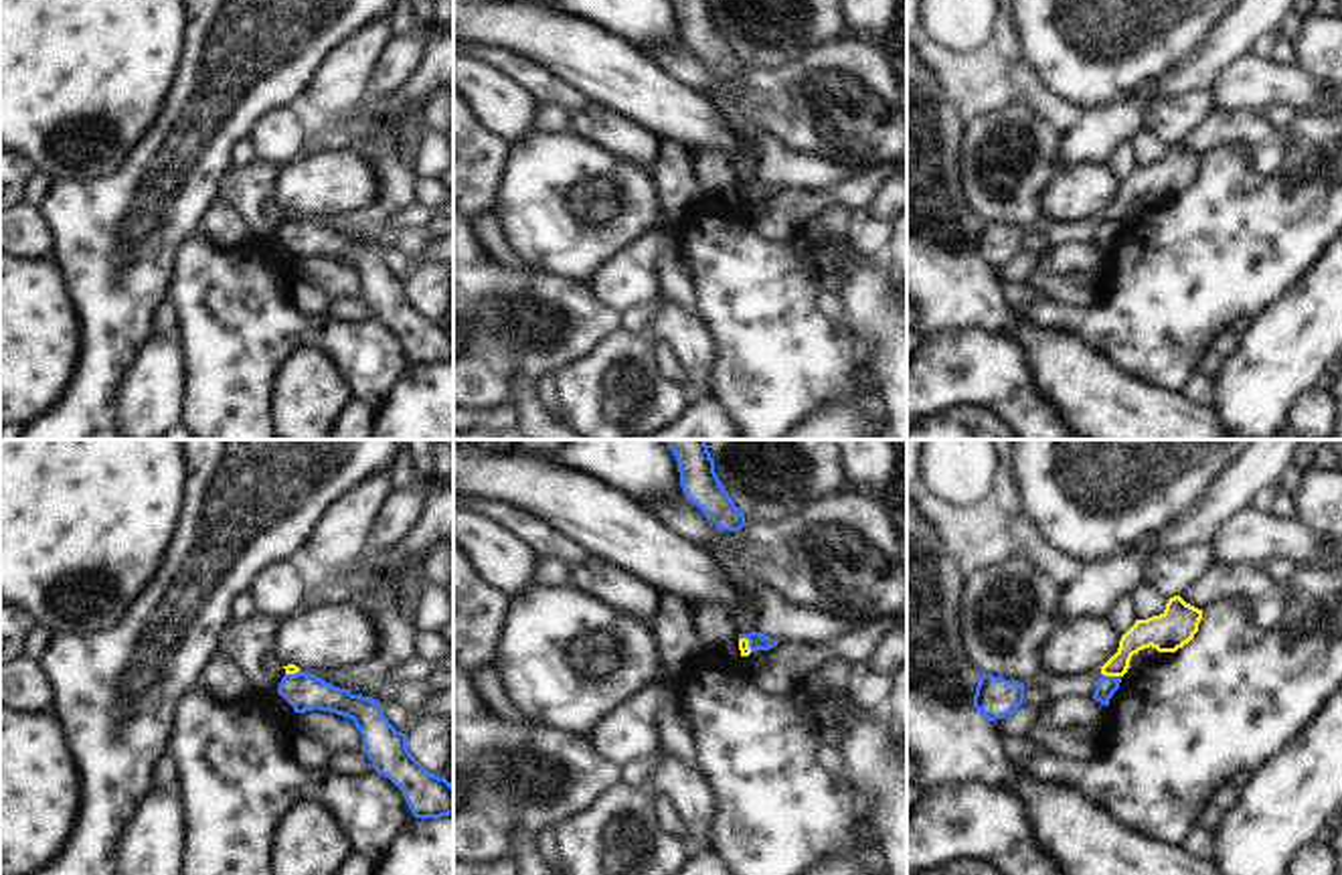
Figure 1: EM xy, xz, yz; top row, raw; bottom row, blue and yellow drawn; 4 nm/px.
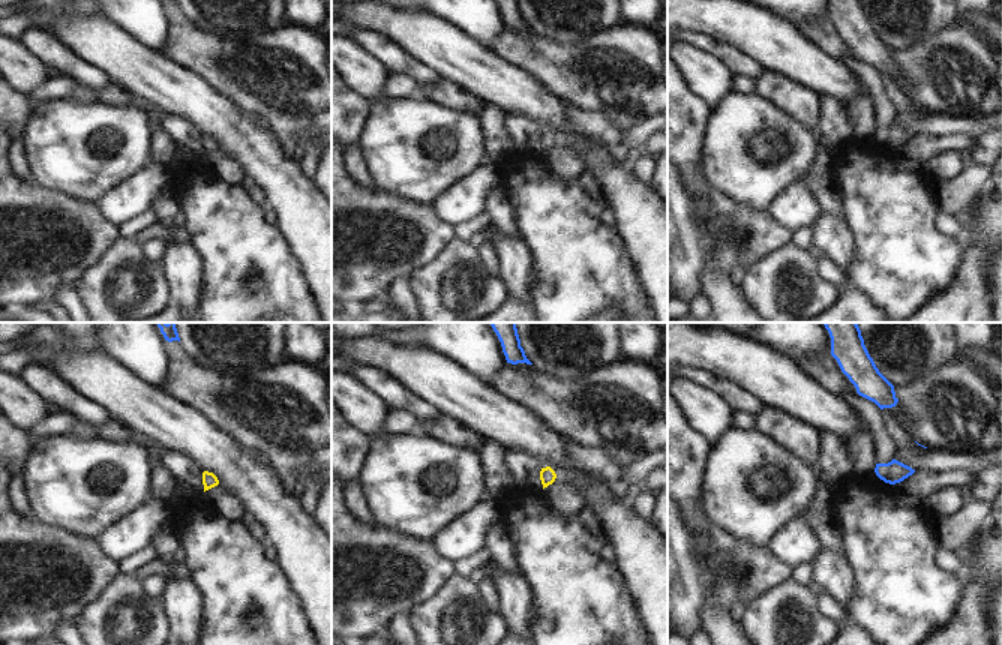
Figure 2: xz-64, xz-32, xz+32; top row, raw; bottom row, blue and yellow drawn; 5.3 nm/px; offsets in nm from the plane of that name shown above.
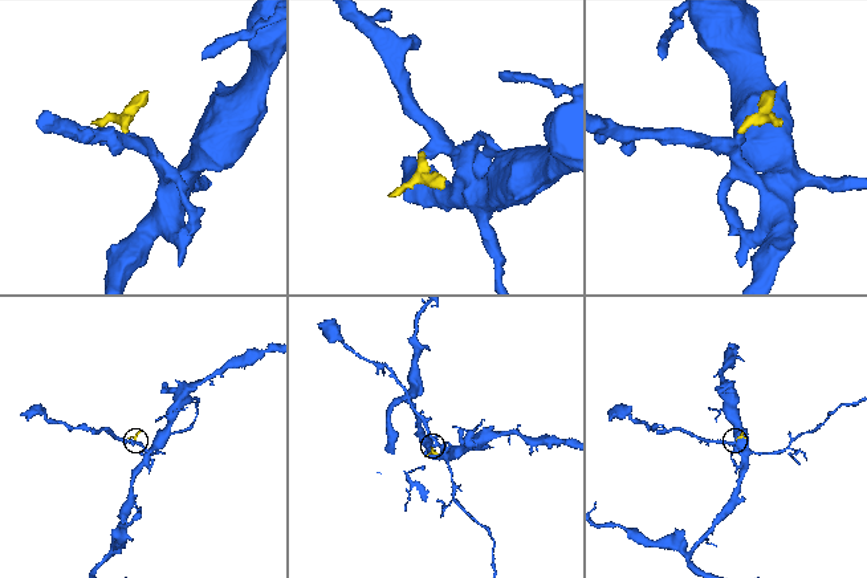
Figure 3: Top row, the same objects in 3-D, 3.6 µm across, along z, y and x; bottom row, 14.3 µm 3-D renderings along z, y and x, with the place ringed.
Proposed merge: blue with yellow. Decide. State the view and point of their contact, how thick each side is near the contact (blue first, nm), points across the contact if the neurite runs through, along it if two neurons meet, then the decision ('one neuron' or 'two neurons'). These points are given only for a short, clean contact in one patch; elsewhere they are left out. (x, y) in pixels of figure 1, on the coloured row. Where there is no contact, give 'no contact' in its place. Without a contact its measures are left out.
yz (1112, 677) | 80/120 nm | along yz (1102, 673), (1120, 677) | two neurons

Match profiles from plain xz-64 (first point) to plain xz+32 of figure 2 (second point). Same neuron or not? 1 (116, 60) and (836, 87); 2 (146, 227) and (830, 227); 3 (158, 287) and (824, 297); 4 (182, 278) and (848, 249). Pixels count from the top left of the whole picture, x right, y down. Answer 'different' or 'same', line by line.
1: same
2: different
3: same
4: same

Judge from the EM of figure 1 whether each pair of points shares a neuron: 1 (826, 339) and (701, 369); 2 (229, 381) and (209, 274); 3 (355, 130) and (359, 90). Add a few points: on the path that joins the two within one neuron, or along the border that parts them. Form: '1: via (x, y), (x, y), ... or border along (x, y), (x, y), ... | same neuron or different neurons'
1: border along (705, 319), (719, 347), (717, 398) | different neurons
2: via (229, 355), (227, 300) | same neuron
3: border along (359, 108), (345, 116) | different neurons

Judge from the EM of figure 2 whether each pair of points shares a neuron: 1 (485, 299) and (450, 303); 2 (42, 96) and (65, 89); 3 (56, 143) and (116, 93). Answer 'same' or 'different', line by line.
1: same
2: same
3: different

